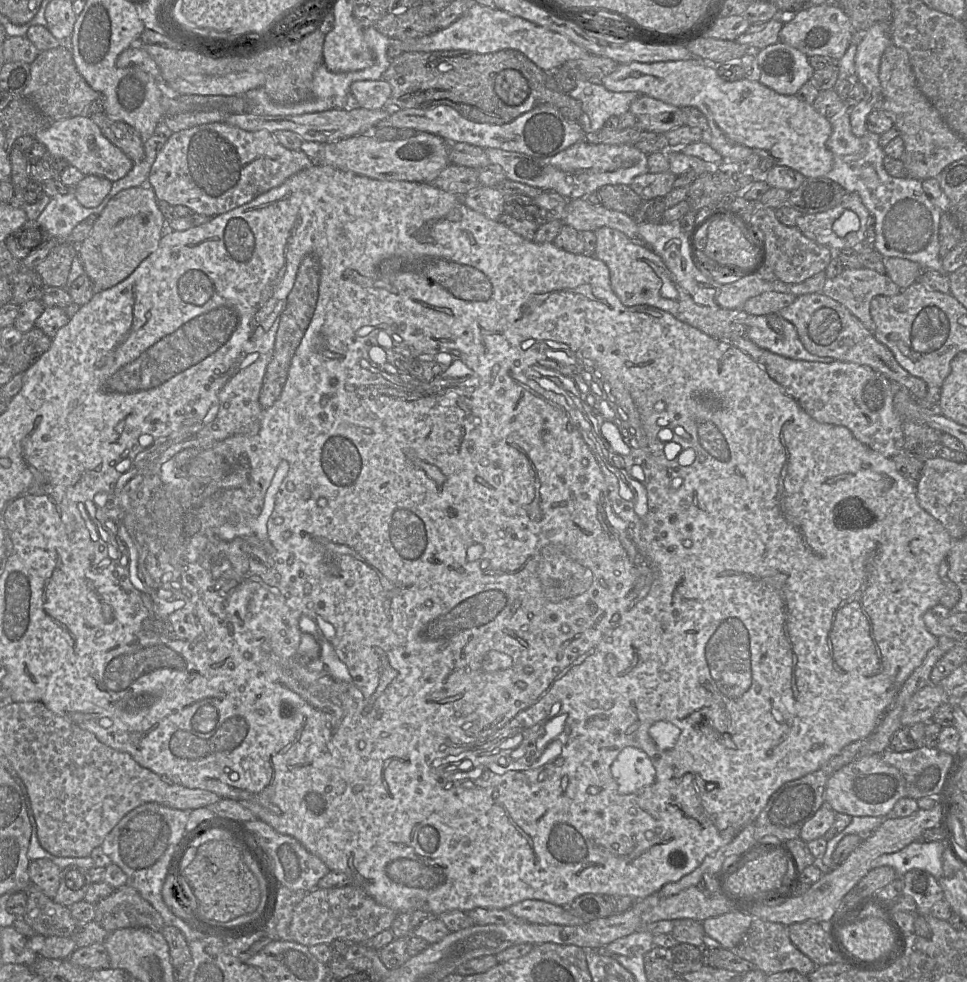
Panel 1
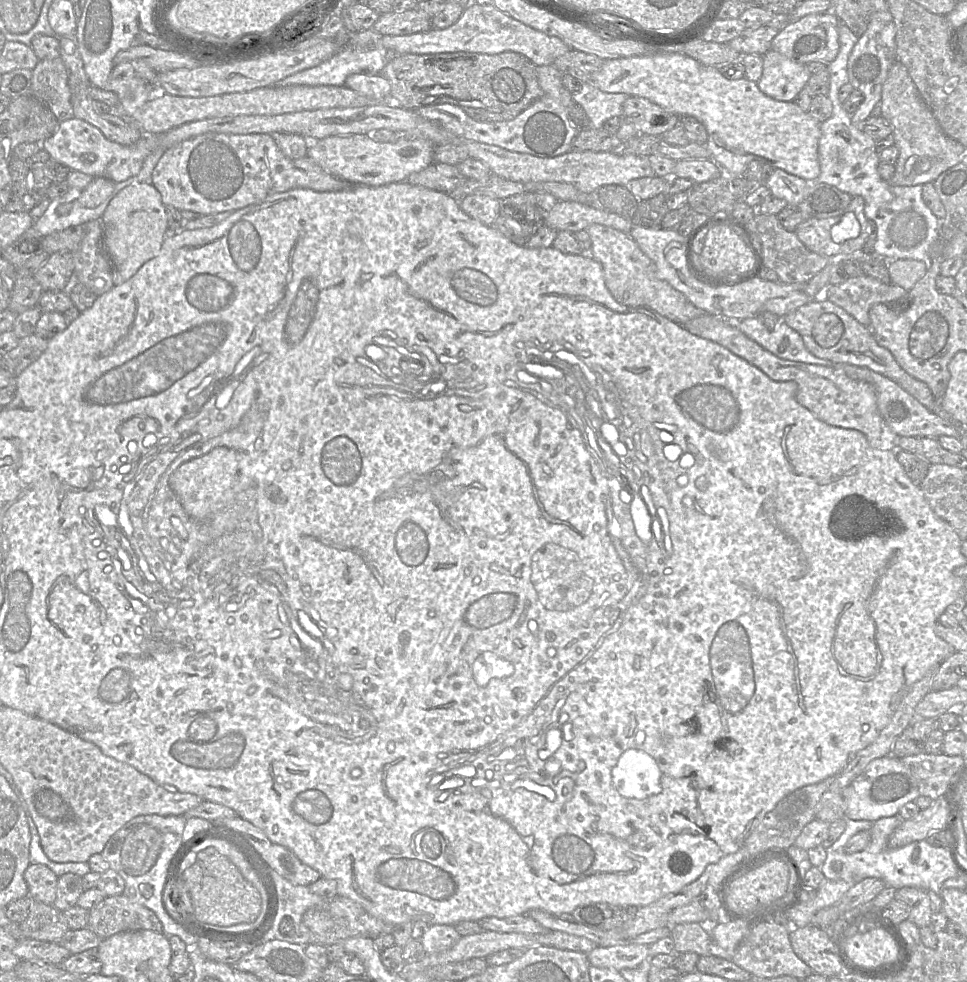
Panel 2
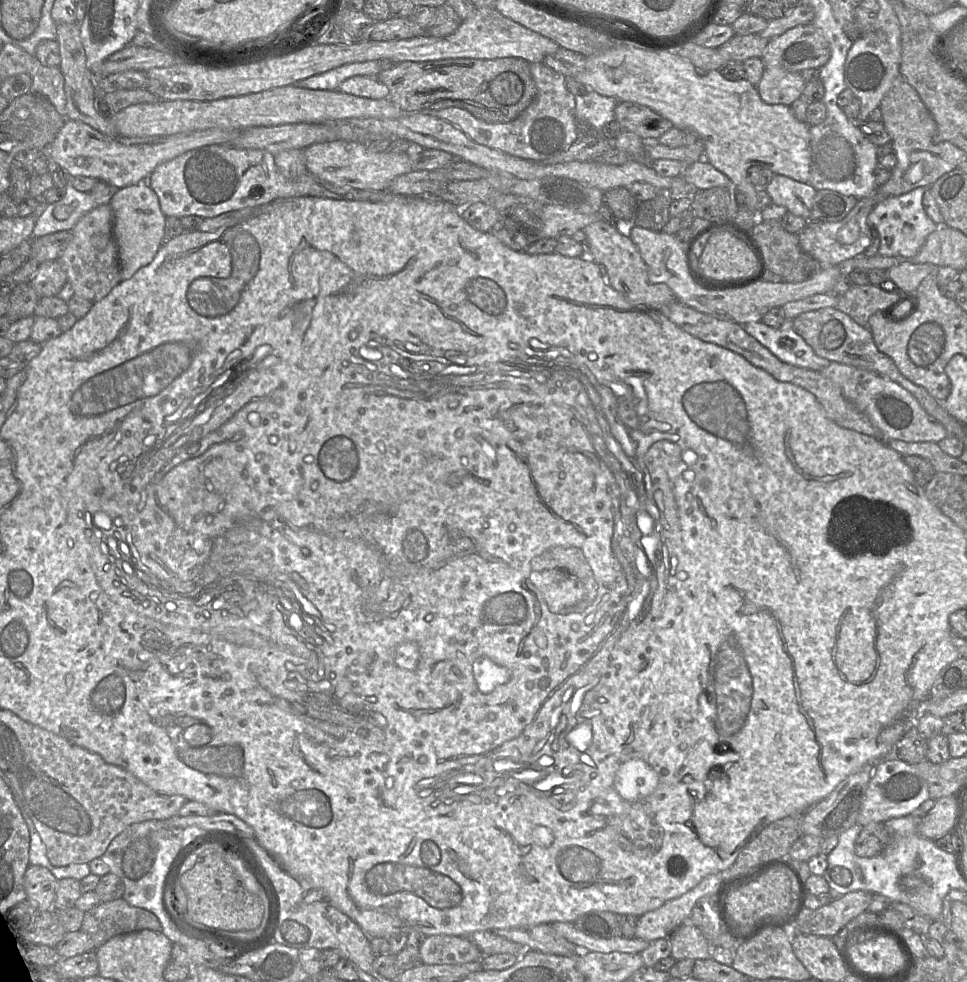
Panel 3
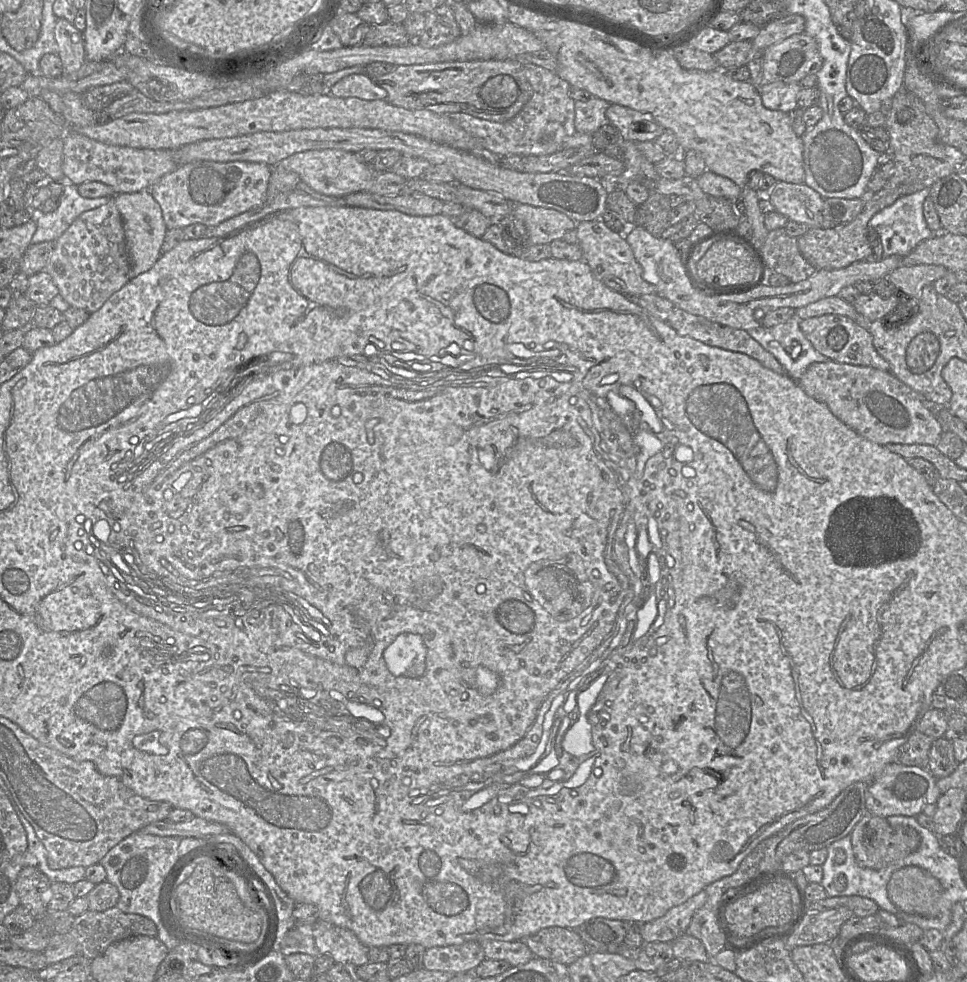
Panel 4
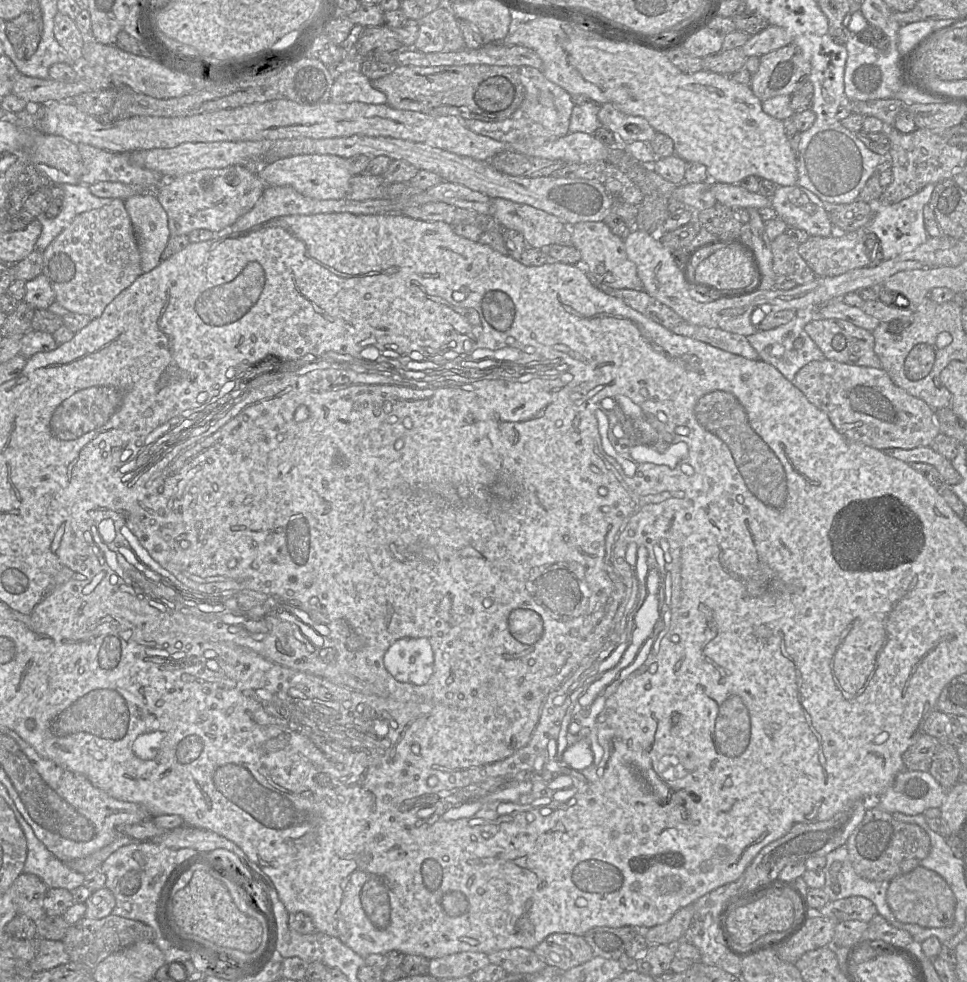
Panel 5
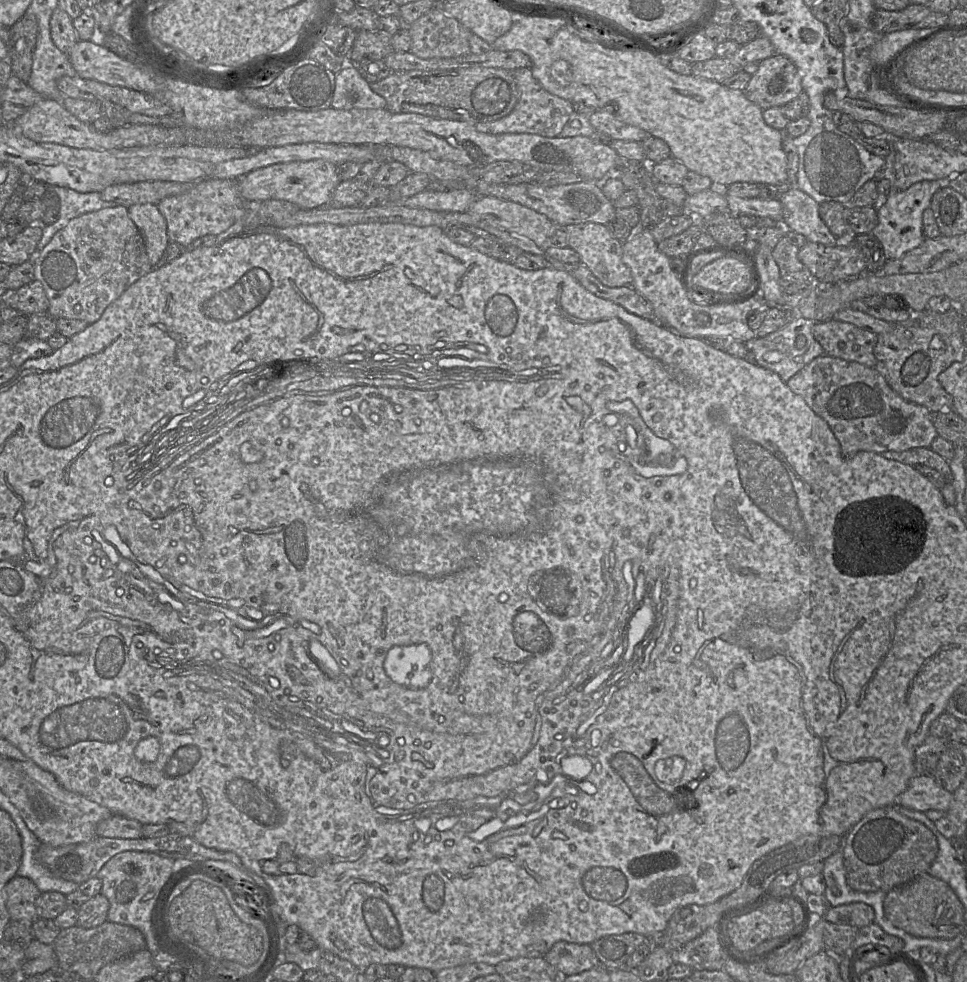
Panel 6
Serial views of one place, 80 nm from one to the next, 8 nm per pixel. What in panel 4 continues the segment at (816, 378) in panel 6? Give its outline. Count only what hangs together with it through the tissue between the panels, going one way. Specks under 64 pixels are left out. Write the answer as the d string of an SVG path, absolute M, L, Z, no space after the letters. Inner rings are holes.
M828 361L811 364L797 383L808 396L825 403L835 417L858 435L882 446L887 444L936 445L944 432L936 417L936 408L926 403L918 393L898 380L890 371Z

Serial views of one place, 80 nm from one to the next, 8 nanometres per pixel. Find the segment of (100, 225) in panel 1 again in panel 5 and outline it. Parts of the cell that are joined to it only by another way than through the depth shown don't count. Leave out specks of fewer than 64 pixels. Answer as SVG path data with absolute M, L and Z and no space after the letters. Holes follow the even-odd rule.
M151 192L134 195L124 201L125 208L131 219L141 257L141 270L150 272L161 262L161 254L170 238L168 216L156 195Z

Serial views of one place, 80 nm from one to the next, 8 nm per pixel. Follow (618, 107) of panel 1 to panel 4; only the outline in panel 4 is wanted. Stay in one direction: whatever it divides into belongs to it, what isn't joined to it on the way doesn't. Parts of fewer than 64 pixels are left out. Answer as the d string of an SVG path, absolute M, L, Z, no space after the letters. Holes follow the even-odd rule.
M594 96L586 101L576 101L574 119L576 132L593 134L601 126L608 124L606 110L609 106L609 102Z

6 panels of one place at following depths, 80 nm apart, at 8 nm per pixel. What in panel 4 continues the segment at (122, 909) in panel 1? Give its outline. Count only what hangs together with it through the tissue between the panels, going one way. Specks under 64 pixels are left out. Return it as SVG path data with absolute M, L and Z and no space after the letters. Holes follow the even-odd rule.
M116 906L103 912L87 910L75 917L69 934L77 944L77 954L93 960L102 954L111 944L126 938L138 935L156 937L158 933L156 924L147 917L138 914L127 914Z

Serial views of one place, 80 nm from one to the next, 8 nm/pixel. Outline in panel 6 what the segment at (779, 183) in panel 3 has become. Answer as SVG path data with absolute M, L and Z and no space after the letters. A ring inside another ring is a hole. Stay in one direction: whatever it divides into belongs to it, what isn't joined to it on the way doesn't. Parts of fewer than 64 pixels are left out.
M785 187L779 197L783 208L783 227L802 234L809 242L838 245L836 238L819 215L819 203L794 187Z

